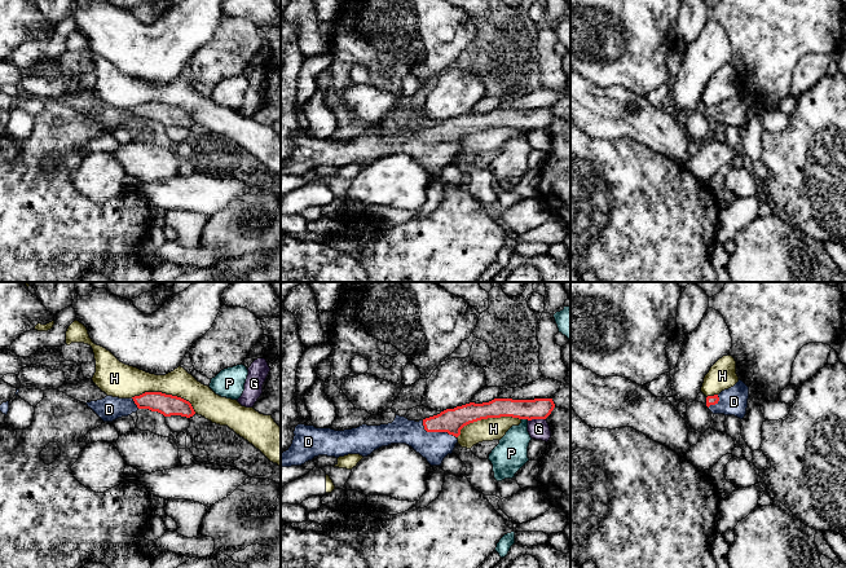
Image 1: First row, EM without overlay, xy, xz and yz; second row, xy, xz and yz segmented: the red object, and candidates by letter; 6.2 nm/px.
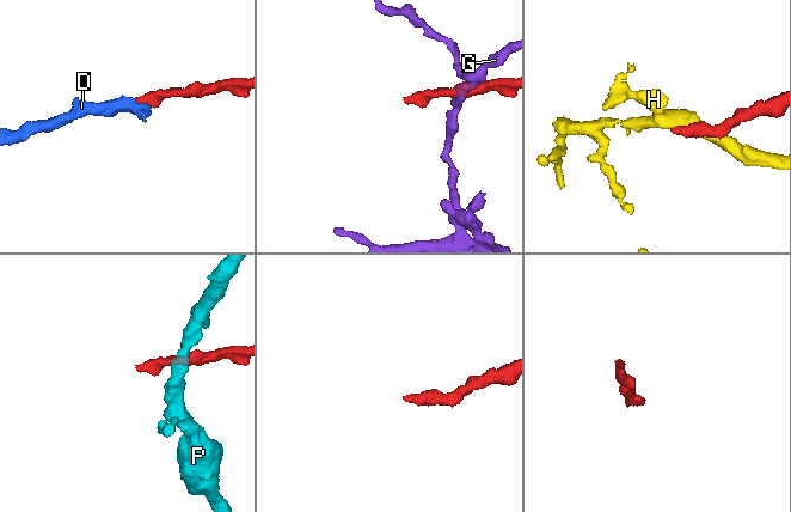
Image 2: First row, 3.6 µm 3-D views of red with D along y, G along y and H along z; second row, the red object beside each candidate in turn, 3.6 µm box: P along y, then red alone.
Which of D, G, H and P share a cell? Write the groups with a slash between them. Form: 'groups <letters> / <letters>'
groups D / G / H / P

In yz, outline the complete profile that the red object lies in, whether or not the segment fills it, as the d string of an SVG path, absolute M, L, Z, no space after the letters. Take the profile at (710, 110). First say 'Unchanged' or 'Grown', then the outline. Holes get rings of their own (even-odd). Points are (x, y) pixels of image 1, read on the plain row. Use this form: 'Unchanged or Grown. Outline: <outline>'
Grown. Outline: M739 89L733 97L719 105L708 106L706 116L713 124L735 126L743 129L746 124L748 109L749 97Z

